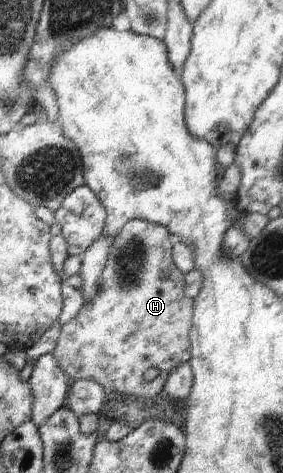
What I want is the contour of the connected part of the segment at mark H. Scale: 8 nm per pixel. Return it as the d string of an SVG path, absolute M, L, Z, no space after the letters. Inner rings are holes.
M129 220L121 231L109 252L107 266L99 278L99 292L79 310L79 314L61 326L59 340L52 356L65 370L70 382L77 380L95 380L99 382L107 395L123 398L139 397L158 400L164 396L167 374L179 364L188 362L189 330L193 315L193 299L185 295L185 276L179 272L172 260L174 240L165 226L152 224L147 220ZM149 368L157 368L159 377L147 381L144 374Z

